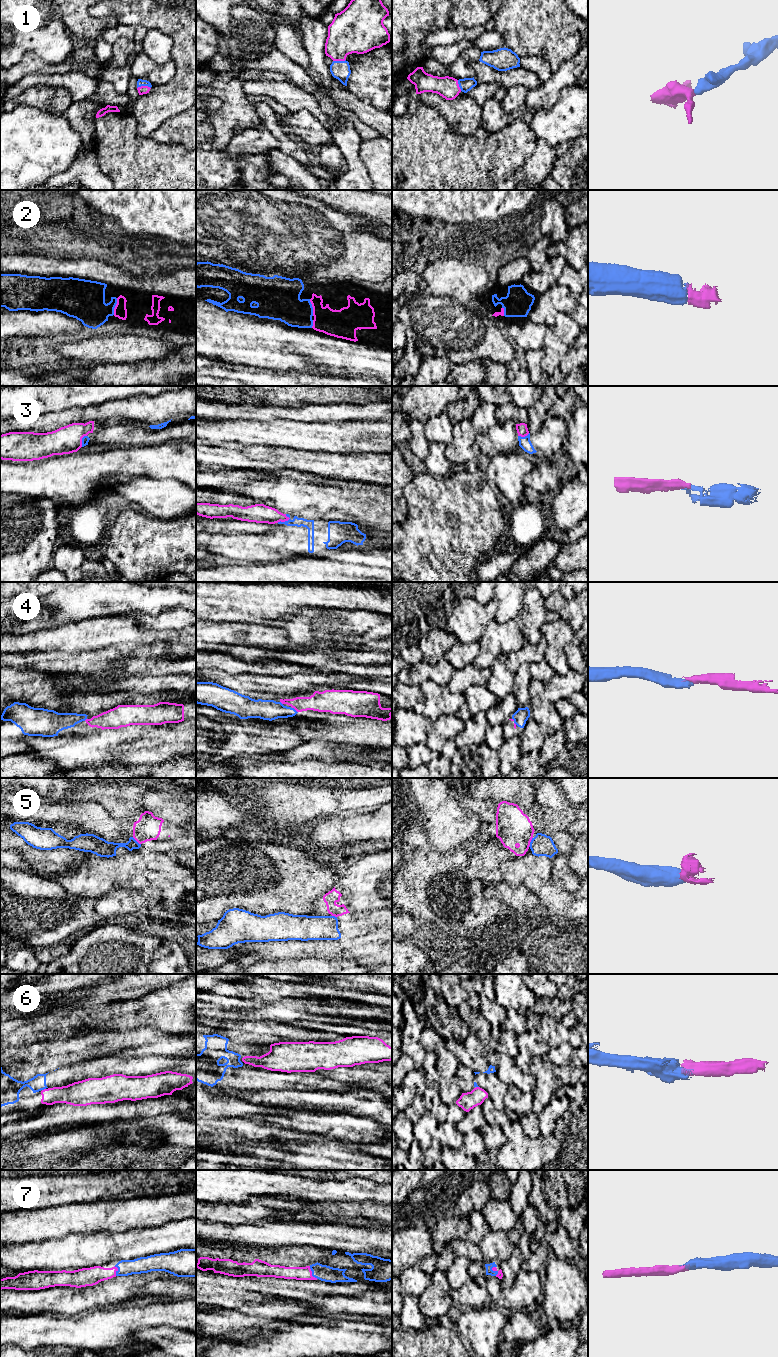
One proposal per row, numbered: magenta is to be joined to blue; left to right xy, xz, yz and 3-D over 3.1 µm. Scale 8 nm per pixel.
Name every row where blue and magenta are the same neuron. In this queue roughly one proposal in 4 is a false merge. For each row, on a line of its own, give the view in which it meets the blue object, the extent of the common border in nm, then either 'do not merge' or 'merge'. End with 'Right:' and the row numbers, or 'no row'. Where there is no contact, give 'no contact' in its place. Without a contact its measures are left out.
1: contact in xy; length 110 nm; merge
2: contact in xy; length 140 nm; merge
3: contact in xz; length 110 nm; merge
4: contact in xz; length 60 nm; merge
5: contact in yz; length 90 nm; do not merge
6: contact in xy; length 40 nm; do not merge
7: contact in xz; length 120 nm; merge
Right: 1, 2, 3, 4, 7

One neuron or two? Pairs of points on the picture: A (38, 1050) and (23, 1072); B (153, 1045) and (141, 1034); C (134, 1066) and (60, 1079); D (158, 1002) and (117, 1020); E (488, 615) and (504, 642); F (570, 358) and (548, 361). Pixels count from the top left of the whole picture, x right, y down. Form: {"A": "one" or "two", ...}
{"A": "one", "B": "one", "C": "one", "D": "one", "E": "two", "F": "two"}

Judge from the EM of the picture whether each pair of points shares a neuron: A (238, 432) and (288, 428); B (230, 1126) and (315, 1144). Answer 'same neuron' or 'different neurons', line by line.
A: same neuron
B: different neurons

